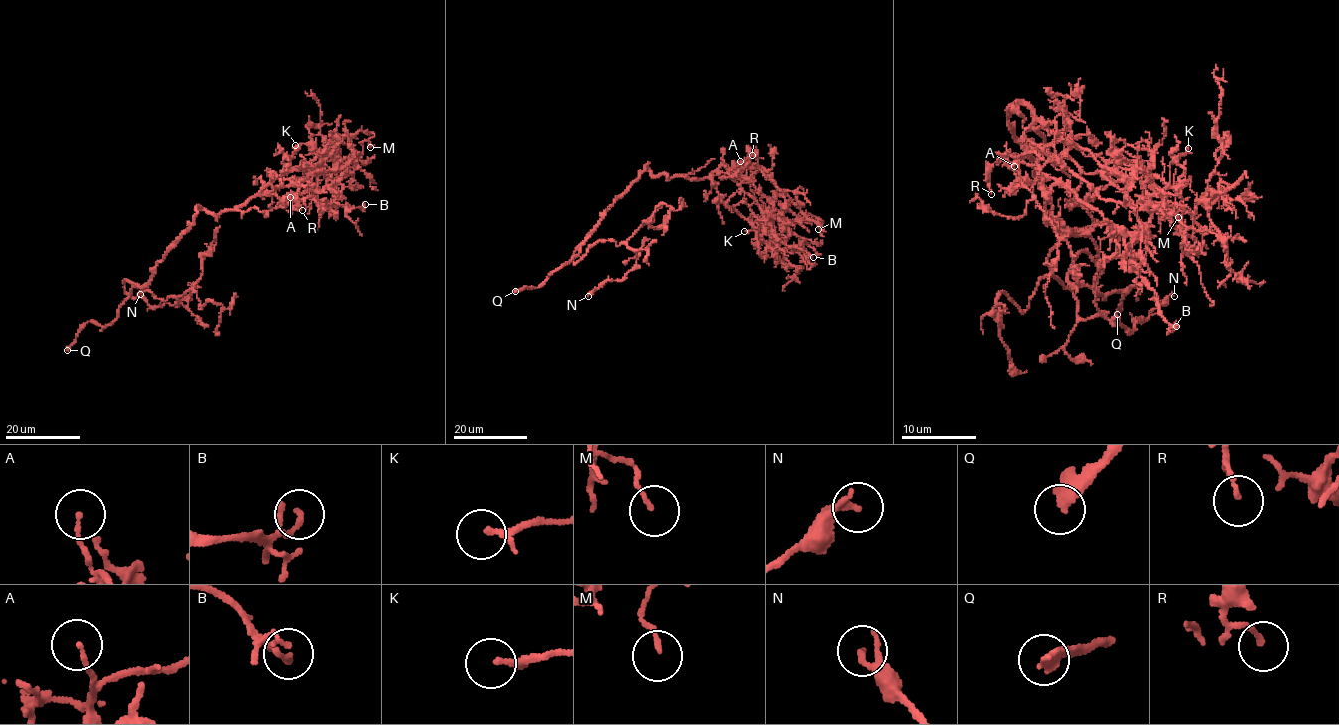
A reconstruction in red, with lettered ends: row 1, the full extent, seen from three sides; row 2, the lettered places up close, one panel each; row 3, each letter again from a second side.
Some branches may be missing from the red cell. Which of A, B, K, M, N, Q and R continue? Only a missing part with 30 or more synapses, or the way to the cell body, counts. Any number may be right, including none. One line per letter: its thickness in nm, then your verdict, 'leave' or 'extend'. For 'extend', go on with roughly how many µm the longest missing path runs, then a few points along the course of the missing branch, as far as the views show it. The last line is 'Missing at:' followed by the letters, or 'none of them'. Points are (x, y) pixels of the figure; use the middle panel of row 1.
A: 120 nm thick; leave
B: 110 nm thick; leave
K: 180 nm thick; leave
M: 110 nm thick; leave
N: 150 nm thick; leave
Q: 200 nm thick; extend; about 20 µm are missing; missing branch runs (515, 291), (475, 320)
R: 130 nm thick; leave
Missing at: Q

